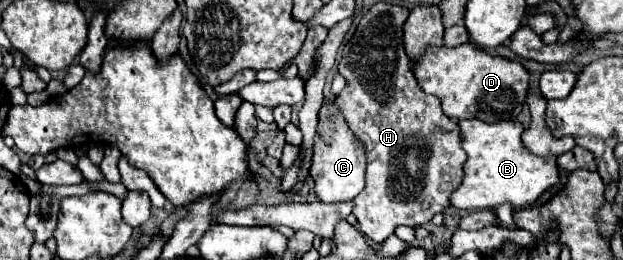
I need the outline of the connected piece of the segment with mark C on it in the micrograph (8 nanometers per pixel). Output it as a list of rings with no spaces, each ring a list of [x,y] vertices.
[[[323,100],[319,110],[319,124],[315,134],[315,154],[311,164],[311,178],[315,180],[315,194],[321,202],[347,202],[353,200],[365,186],[365,148],[363,142],[347,128],[339,108],[333,100]]]

